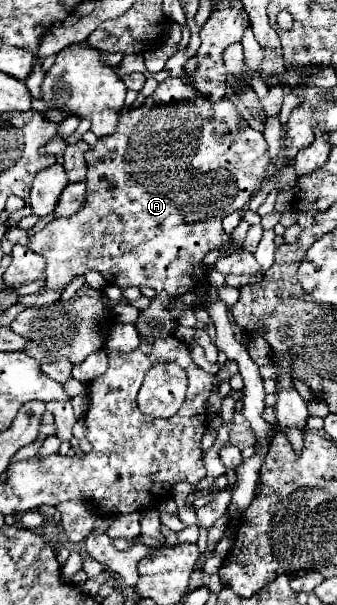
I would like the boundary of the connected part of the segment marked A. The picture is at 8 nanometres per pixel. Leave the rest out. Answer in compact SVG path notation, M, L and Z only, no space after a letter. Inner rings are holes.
M167 78L165 82L161 82L157 86L157 90L153 92L151 98L146 98L139 108L131 108L129 112L121 114L117 130L111 136L103 136L93 148L89 148L85 152L85 158L87 158L87 202L83 204L83 208L77 214L73 214L69 218L55 218L53 222L49 222L43 230L33 234L31 242L29 242L29 250L41 254L45 258L45 262L47 262L43 288L47 288L47 290L65 290L73 282L73 278L83 276L87 270L101 272L105 282L113 284L113 286L121 286L121 288L149 286L153 290L157 290L157 296L153 298L149 308L145 308L140 312L140 316L135 323L139 336L141 338L143 336L171 336L175 332L175 328L177 328L177 318L179 318L179 312L183 308L207 306L207 302L209 302L207 296L205 296L207 278L203 278L207 274L207 270L201 264L201 260L209 250L215 250L215 248L223 246L223 242L225 242L225 234L221 234L223 232L221 230L223 216L245 208L249 198L251 198L251 194L253 194L253 190L259 188L259 184L263 180L263 168L267 166L267 144L265 144L261 132L251 130L247 122L241 122L241 114L239 114L239 110L233 106L233 102L229 98L223 98L217 104L217 108L211 108L211 106L207 106L207 100L201 100L201 96L197 96L197 92L185 80ZM153 320L157 320L161 326L149 326Z

